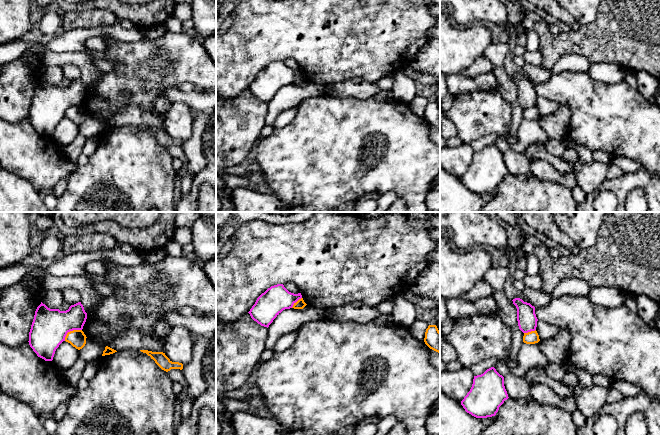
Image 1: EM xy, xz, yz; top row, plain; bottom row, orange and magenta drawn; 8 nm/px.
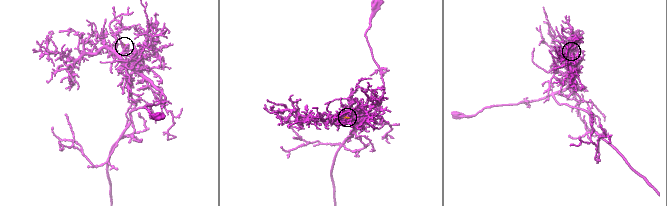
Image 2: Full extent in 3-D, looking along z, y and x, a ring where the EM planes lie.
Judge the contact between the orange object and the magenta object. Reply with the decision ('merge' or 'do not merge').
do not merge

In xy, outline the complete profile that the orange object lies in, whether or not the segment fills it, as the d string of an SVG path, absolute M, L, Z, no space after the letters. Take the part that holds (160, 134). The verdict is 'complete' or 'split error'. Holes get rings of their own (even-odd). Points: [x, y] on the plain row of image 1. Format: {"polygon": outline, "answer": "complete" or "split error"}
{"polygon": "M140 126L146 129L155 137L155 139L164 147L168 148L171 145L183 145L183 140L179 138L172 138L163 128L152 128L148 126Z", "answer": "complete"}

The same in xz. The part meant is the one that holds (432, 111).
{"polygon": "M429 101L425 108L425 120L432 126L440 129L440 107L436 101Z", "answer": "complete"}

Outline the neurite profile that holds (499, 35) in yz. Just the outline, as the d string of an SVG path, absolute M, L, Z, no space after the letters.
M488 23L486 26L491 31L493 44L507 43L509 41L510 38L502 26L492 23Z

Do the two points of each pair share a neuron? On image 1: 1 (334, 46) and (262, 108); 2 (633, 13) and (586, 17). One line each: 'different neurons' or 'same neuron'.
1: different neurons
2: different neurons

